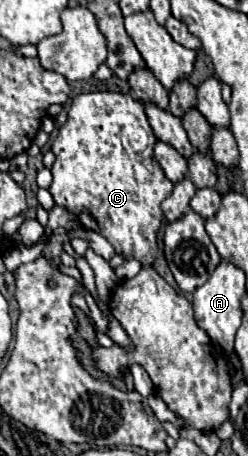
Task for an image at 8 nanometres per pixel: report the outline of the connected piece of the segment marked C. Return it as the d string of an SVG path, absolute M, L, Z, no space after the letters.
M89 92L75 96L69 108L67 122L59 128L59 136L51 144L55 164L51 166L53 182L49 186L49 192L57 206L67 208L85 230L93 230L107 238L115 252L123 254L125 260L135 258L141 262L141 266L155 264L157 230L163 222L163 212L159 204L173 192L173 182L167 180L157 162L153 164L153 172L143 166L143 158L153 156L155 146L155 138L147 132L151 134L151 126L145 116L145 104L139 104L129 94Z

